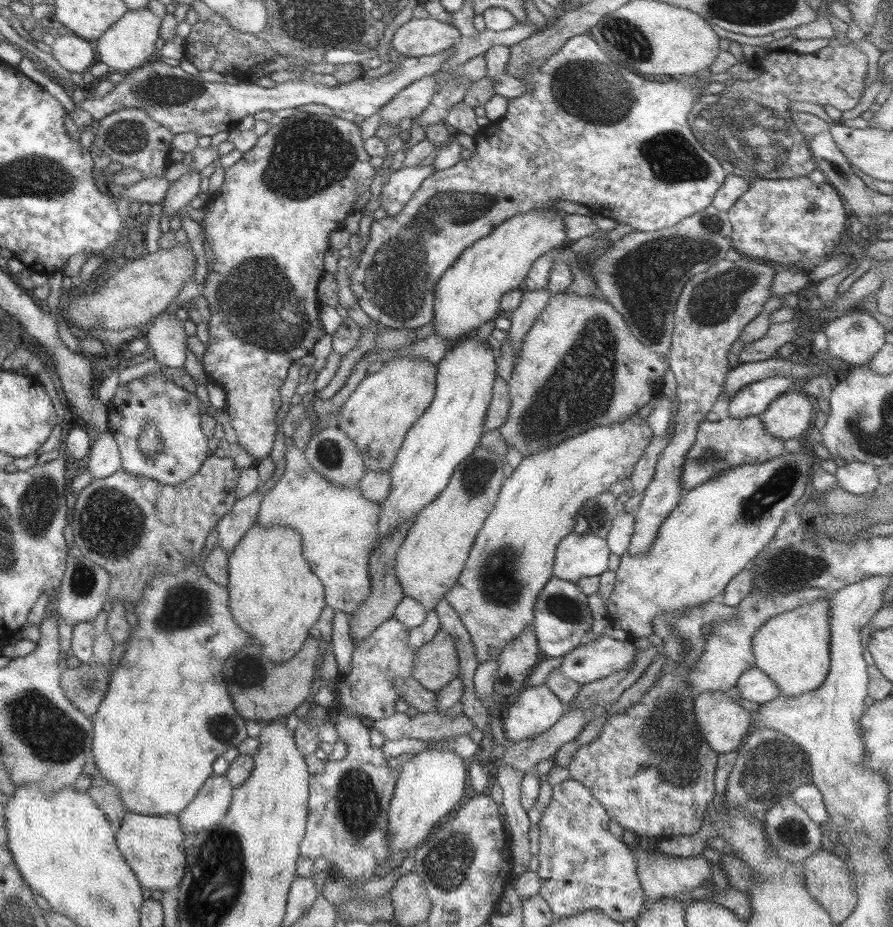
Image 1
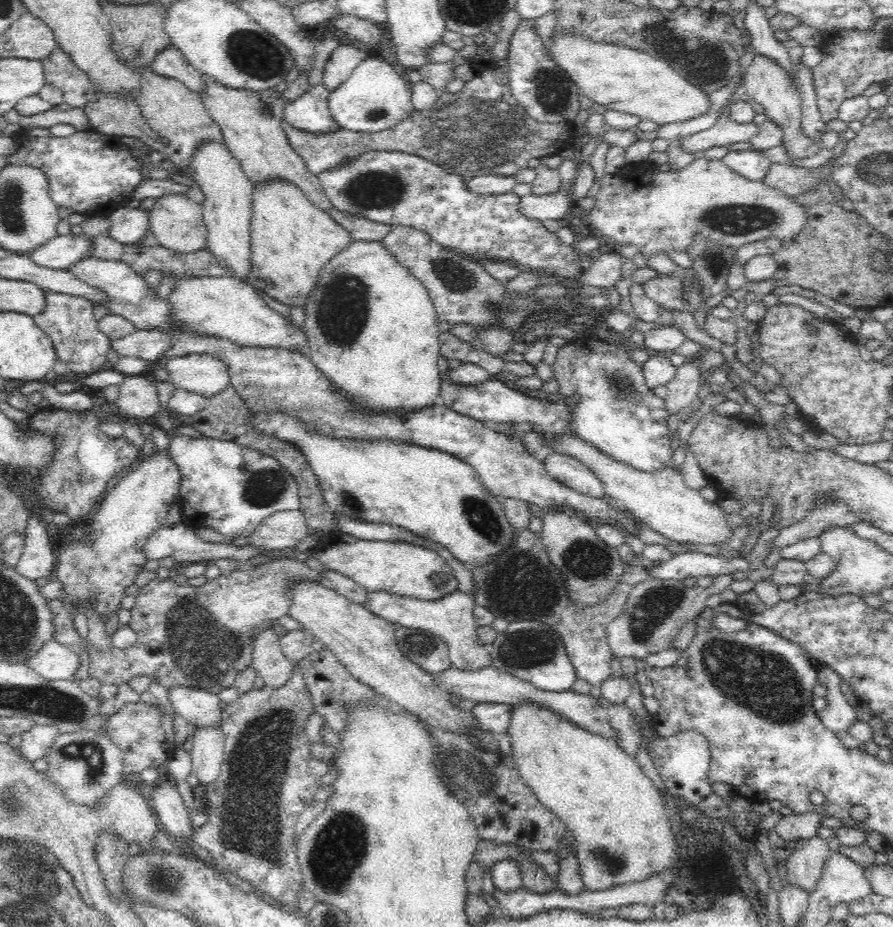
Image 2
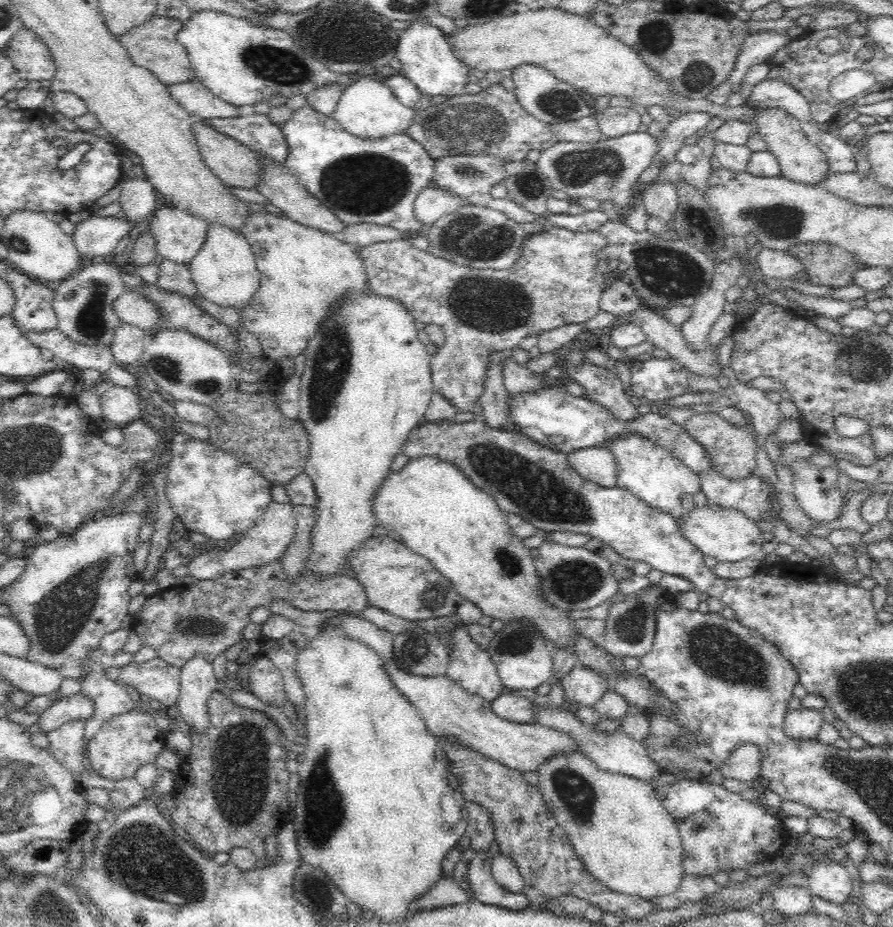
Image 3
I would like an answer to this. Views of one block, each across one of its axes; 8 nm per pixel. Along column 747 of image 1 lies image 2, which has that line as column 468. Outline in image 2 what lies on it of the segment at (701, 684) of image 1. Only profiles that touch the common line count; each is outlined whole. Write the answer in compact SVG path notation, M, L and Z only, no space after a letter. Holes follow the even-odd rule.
M456 589L453 593L430 600L375 590L367 591L362 605L372 614L390 623L398 622L405 628L416 628L438 634L450 649L449 658L452 667L476 670L488 664L486 646L478 641L477 626L473 615L475 602L473 597L466 592Z

